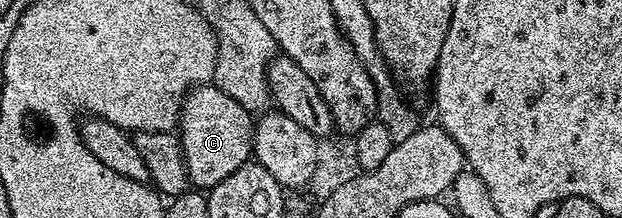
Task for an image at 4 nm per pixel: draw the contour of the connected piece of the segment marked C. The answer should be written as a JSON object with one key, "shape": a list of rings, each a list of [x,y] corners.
{"shape":[[[215,84],[196,85],[183,99],[183,108],[179,110],[177,136],[183,145],[183,158],[187,164],[188,182],[196,190],[209,191],[221,179],[229,179],[237,167],[248,164],[252,160],[253,150],[251,139],[254,133],[252,114],[237,99],[229,99],[225,91],[218,89]]]}

